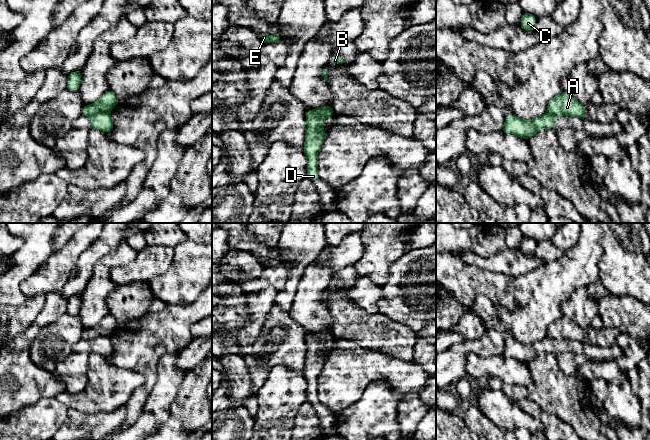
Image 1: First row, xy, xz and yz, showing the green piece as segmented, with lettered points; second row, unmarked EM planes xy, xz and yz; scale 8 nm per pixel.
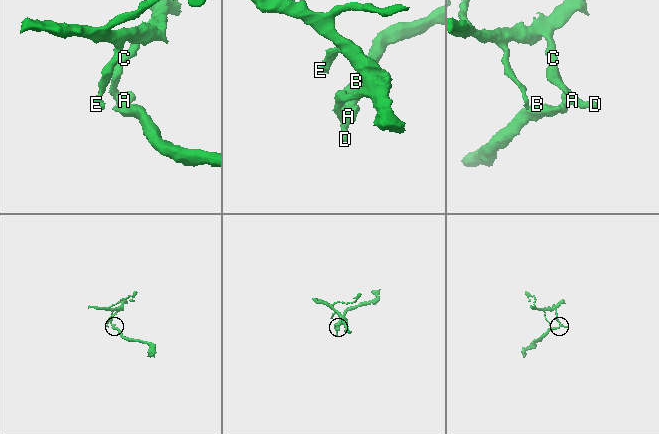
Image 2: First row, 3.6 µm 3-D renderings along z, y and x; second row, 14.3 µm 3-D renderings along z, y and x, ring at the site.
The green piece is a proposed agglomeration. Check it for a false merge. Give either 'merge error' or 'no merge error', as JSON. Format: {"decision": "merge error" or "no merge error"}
{"decision": "merge error"}

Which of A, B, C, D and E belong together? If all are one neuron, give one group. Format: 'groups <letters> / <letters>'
groups A C D E / B

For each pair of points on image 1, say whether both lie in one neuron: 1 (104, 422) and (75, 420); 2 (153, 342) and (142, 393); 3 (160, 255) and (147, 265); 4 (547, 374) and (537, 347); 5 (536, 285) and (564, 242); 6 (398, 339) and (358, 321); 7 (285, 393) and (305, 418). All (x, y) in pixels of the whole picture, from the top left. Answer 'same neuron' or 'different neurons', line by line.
1: same neuron
2: same neuron
3: same neuron
4: different neurons
5: different neurons
6: same neuron
7: different neurons

